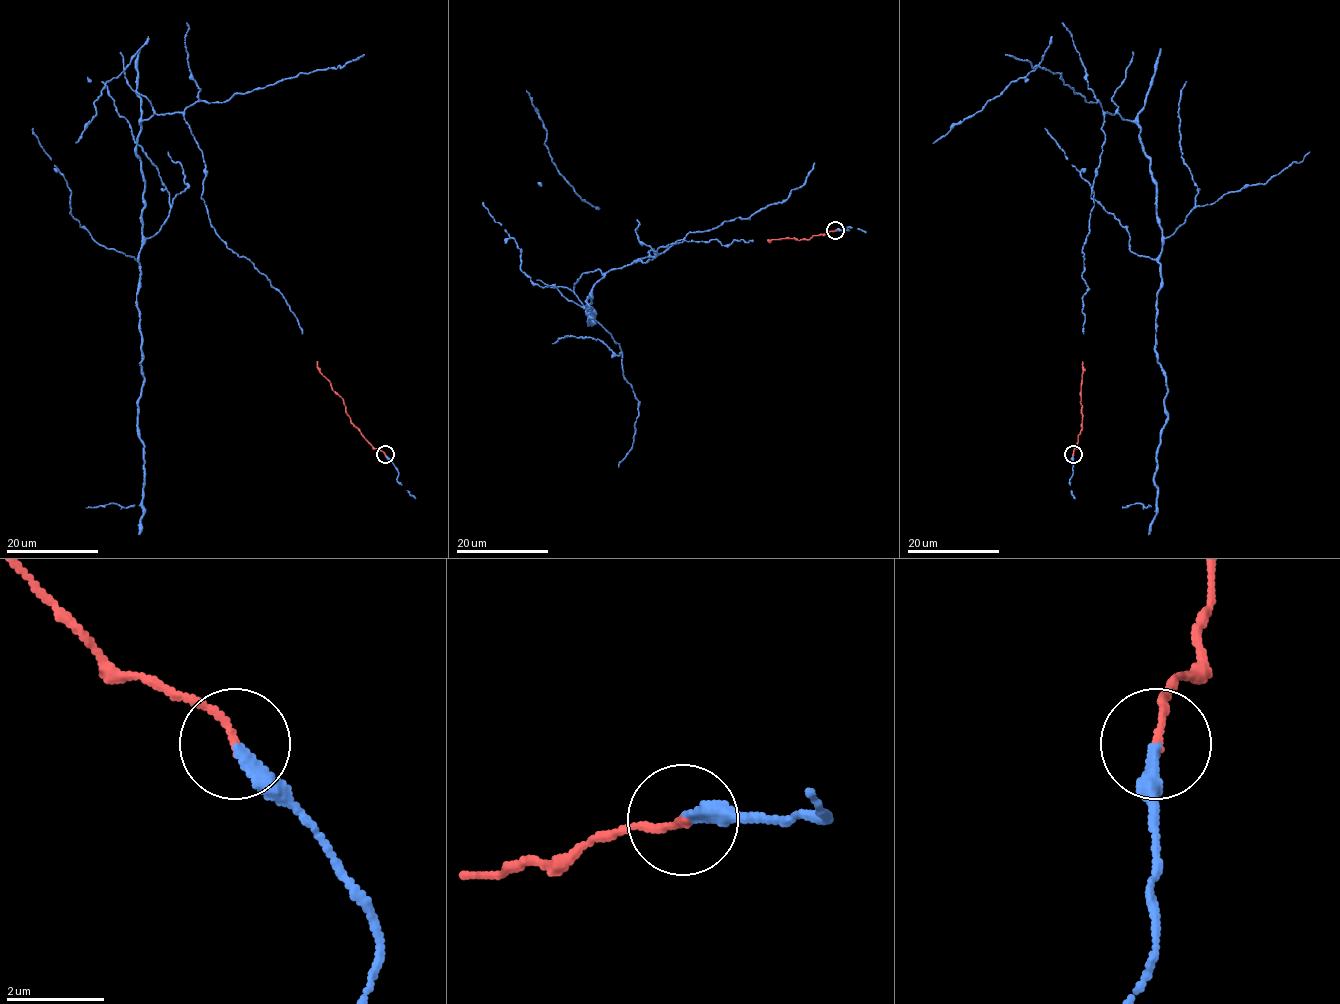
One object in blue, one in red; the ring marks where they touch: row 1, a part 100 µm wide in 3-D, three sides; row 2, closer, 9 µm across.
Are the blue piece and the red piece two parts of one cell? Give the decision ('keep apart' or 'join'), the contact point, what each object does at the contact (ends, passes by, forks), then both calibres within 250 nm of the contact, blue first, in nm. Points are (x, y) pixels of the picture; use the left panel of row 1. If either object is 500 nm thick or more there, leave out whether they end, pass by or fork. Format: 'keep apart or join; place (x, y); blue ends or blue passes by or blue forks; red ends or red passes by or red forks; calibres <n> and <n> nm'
join; place (385, 454); blue ends; red ends; calibres 240 and 140 nm

